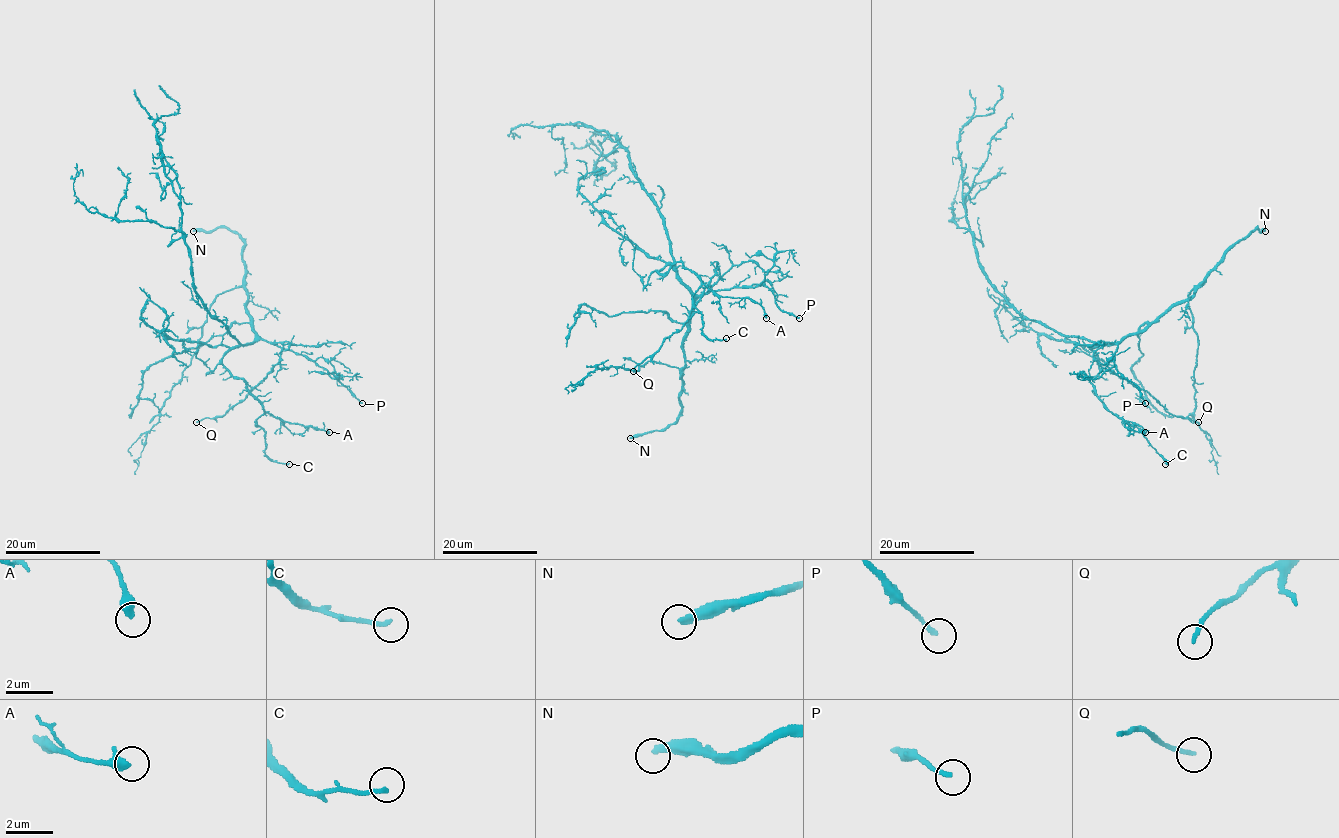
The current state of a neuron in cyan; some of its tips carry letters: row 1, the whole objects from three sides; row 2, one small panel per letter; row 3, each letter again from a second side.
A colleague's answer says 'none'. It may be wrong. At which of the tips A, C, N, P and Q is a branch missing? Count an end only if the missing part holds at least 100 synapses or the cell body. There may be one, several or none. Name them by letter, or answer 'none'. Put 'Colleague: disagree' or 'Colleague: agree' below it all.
N
Colleague: disagree

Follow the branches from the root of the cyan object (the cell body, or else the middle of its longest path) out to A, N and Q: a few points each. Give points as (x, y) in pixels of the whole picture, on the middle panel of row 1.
A: (675, 260), (676, 269), (666, 265), (659, 272), (664, 273), (681, 262), (717, 294), (757, 301), (766, 318)
N: (675, 260), (677, 278), (692, 297), (690, 330), (683, 341), (681, 413), (673, 424), (662, 430), (630, 438)
Q: (675, 260), (677, 277), (696, 294), (706, 293), (720, 275), (716, 267), (688, 320), (633, 371)

